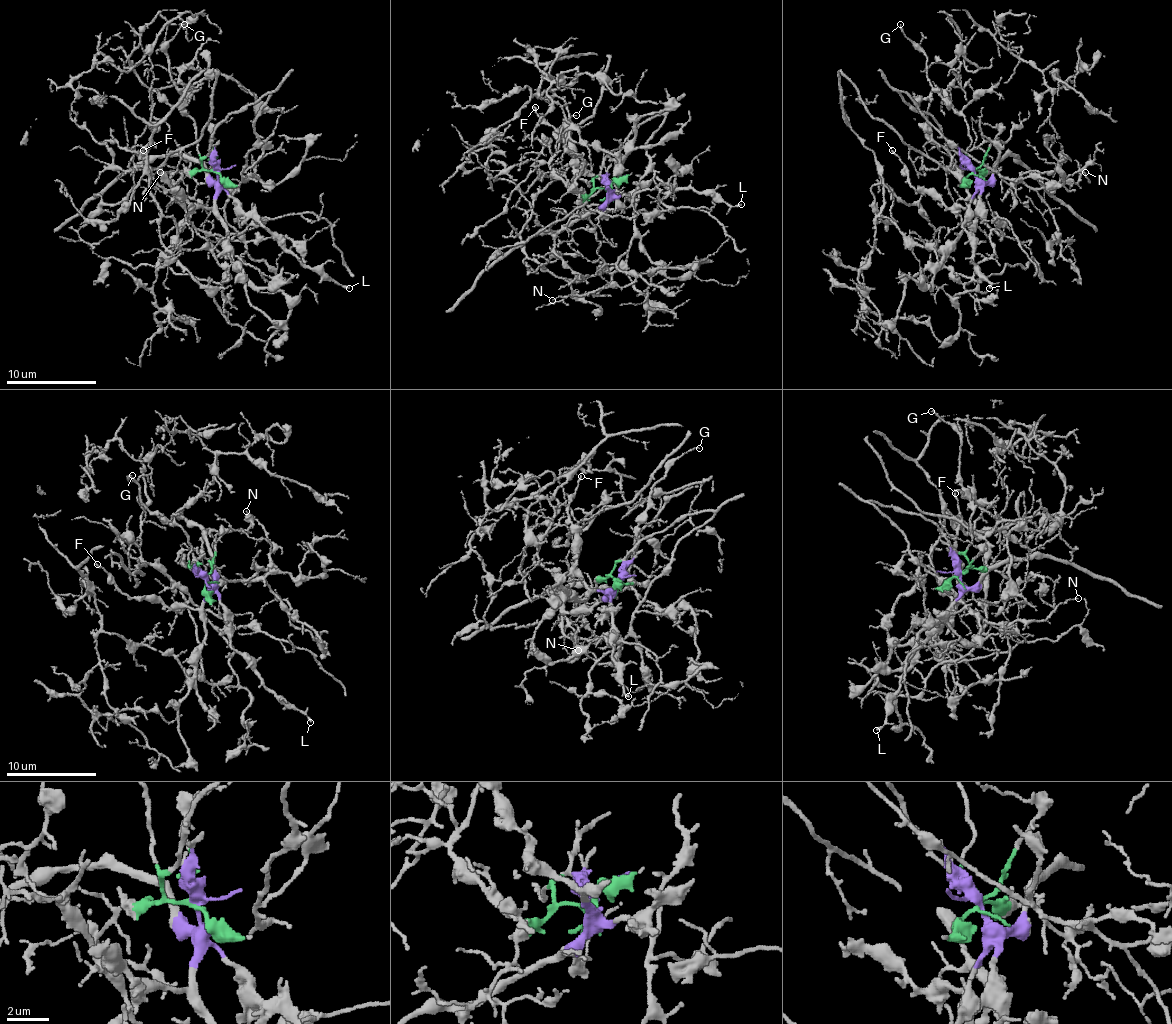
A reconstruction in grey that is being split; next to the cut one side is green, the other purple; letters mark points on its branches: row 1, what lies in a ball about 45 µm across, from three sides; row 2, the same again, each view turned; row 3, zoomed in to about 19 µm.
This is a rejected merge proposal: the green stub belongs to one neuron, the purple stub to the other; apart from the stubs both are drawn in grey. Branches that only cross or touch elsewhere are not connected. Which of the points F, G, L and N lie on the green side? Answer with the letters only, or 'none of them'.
G, N

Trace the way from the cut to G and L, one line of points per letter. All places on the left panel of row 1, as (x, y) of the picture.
G: (216, 171), (203, 166), (196, 144), (196, 124), (182, 110), (182, 94), (169, 72), (167, 45), (185, 25)
L: (216, 171), (218, 184), (303, 265), (319, 267), (348, 287)

